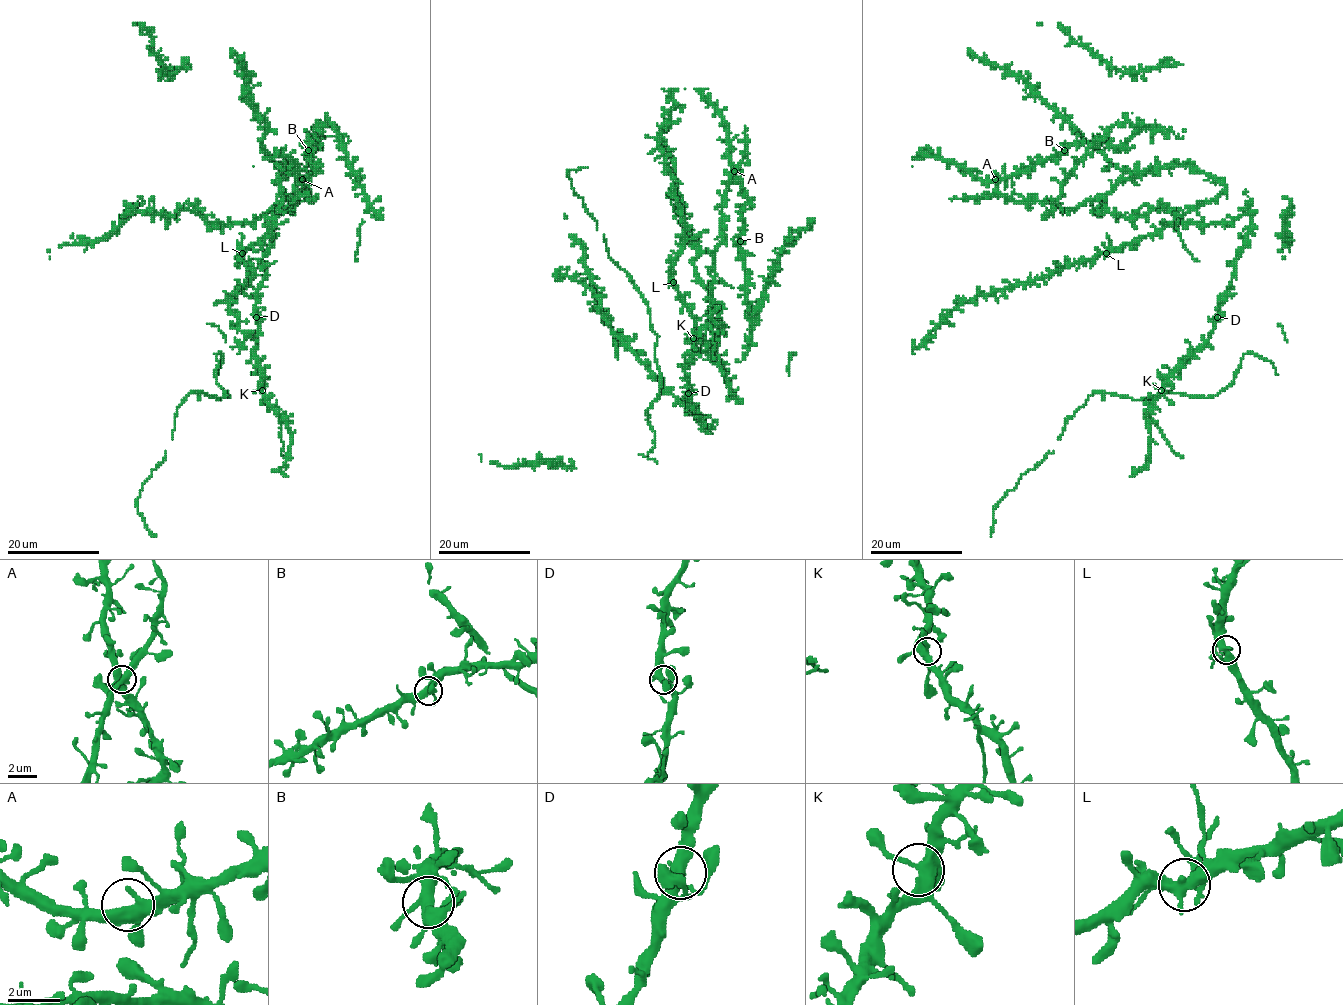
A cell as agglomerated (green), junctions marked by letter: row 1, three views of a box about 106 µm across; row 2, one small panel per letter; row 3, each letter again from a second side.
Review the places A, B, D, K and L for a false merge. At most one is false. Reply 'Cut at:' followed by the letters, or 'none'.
Cut at: none

